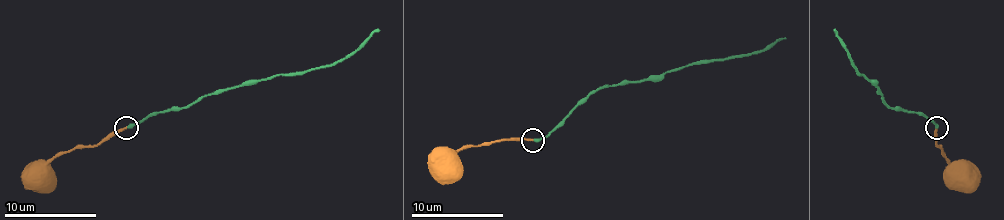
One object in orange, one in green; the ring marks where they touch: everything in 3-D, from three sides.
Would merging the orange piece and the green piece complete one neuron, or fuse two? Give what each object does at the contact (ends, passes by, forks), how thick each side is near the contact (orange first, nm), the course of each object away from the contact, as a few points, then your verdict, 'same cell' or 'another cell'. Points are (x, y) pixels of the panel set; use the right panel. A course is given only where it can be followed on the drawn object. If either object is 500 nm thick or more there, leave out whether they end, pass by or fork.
orange ends; green ends; calibres 180 and 240 nm; course orange (937, 128), (935, 142), (956, 176), (963, 179); course green (937, 128), (926, 116), (893, 109), (854, 65), (835, 31); same cell

